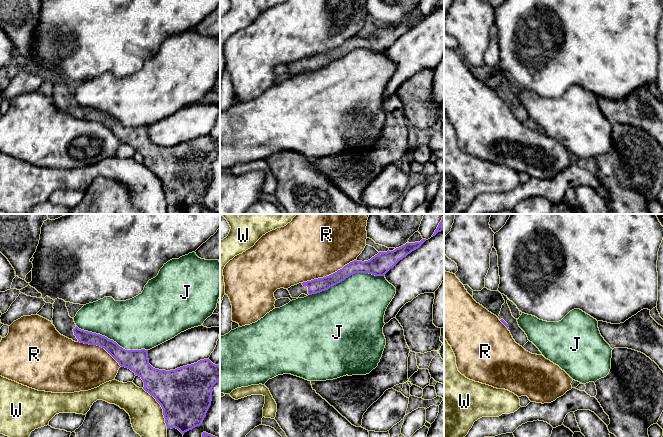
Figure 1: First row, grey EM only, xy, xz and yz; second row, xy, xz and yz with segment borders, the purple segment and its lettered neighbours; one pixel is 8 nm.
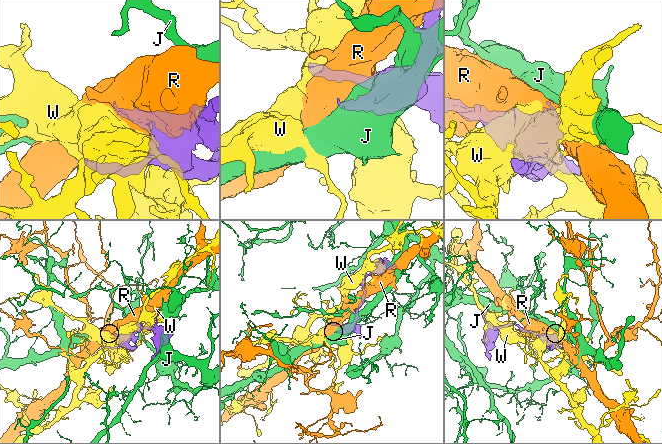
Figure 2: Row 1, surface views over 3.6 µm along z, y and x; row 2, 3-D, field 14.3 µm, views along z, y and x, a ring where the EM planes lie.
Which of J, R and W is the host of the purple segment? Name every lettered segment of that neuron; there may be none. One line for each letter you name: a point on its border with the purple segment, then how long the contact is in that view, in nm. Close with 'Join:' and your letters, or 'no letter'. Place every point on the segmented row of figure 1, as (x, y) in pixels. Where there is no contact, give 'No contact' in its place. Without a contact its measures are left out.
Join: no letter

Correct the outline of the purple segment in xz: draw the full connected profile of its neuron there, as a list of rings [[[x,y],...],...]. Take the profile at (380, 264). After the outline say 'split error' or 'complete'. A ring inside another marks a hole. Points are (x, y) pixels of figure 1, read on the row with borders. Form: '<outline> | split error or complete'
[[[422,239],[420,242],[406,243],[393,251],[379,252],[368,261],[354,260],[329,276],[299,283],[288,288],[288,291],[292,298],[298,298],[301,294],[312,295],[328,290],[355,273],[384,276],[400,260],[418,249],[425,241],[426,239]]] | split error

